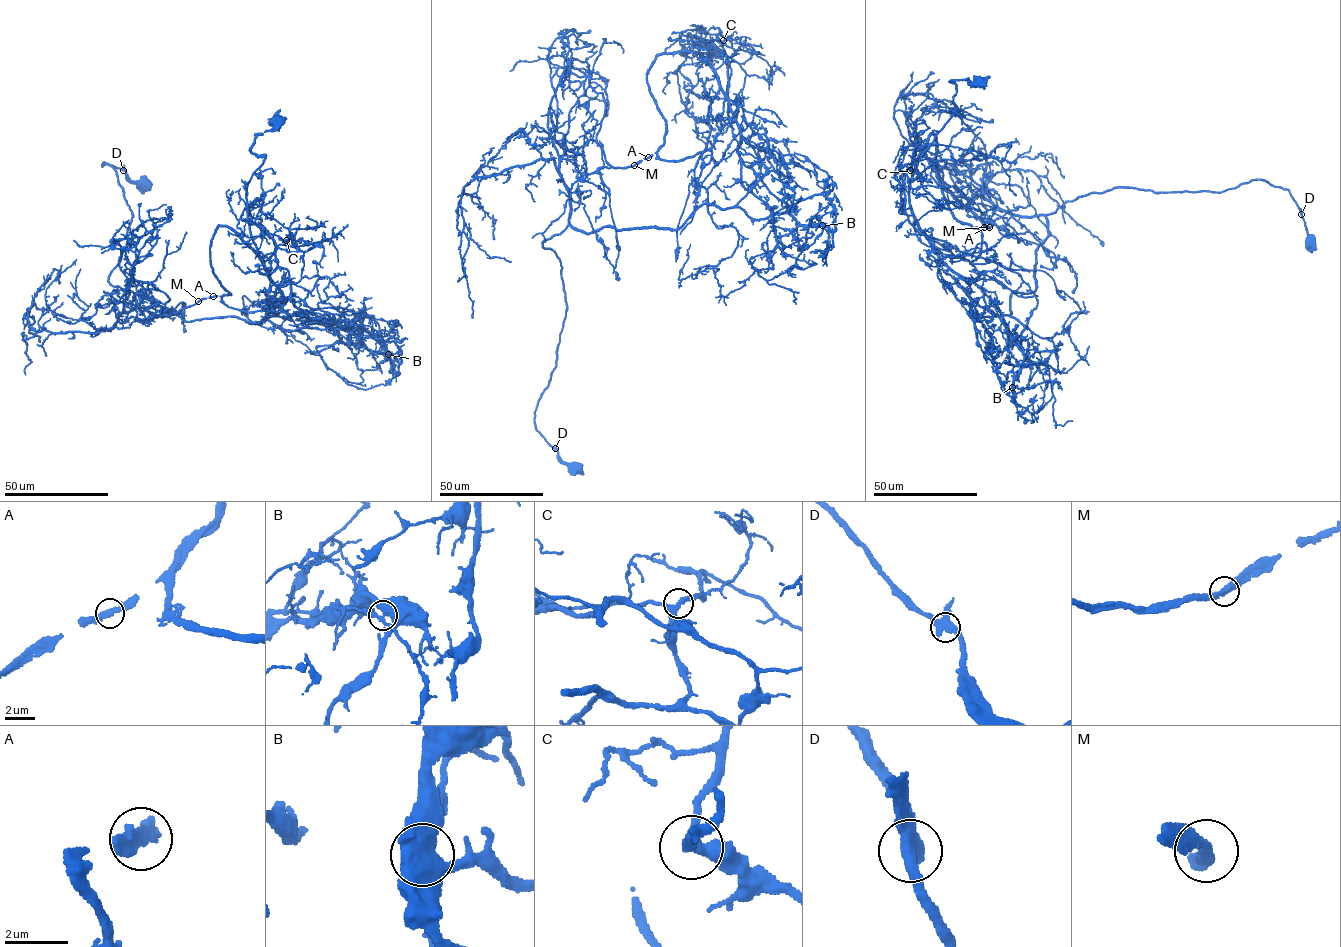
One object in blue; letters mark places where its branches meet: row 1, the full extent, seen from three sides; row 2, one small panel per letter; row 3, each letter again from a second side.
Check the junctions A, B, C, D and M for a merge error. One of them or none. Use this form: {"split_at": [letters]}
{"split_at": ["B"]}

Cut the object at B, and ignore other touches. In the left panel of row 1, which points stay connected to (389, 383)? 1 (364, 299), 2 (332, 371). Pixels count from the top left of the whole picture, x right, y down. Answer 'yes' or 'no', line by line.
1: yes
2: no

